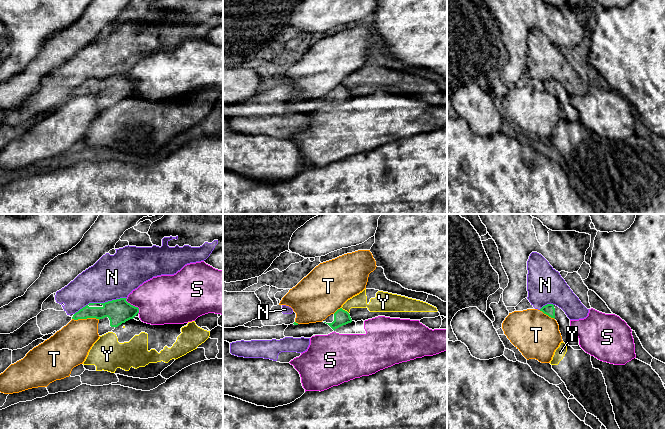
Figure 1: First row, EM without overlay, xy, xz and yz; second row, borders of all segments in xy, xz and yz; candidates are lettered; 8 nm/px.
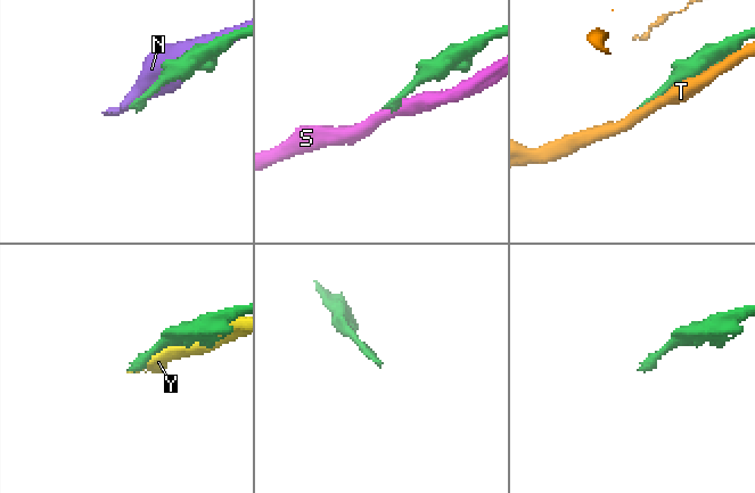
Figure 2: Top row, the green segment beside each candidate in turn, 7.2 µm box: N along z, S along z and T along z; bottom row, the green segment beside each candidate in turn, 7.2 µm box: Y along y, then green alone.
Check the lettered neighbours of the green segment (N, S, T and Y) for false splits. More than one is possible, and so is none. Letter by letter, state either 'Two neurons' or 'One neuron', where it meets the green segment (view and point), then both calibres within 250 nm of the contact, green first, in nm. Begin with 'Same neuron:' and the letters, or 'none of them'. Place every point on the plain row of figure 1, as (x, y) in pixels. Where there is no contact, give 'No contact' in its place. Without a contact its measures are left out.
Same neuron: none of them
N: Two neurons. Touches green at xy (100, 79). Thickness 200 nm (green) against 360 nm
S: Two neurons. Touches green at xy (134, 82). Thickness 200 nm (green) against 380 nm
T: Two neurons. Touches green at xy (86, 94). Thickness 180 nm (green) against 300 nm
Y: Two neurons. Touches green at xz (344, 86). Thickness 130 nm (green) against 110 nm

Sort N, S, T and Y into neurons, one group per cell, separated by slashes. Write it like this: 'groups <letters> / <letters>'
groups N / S / T / Y

